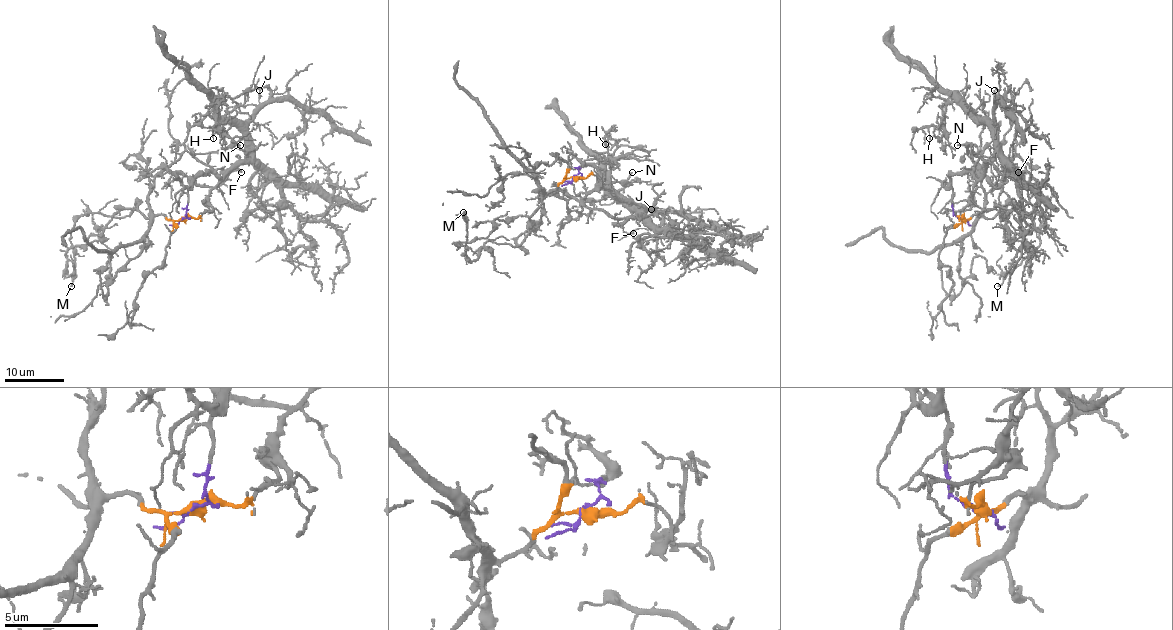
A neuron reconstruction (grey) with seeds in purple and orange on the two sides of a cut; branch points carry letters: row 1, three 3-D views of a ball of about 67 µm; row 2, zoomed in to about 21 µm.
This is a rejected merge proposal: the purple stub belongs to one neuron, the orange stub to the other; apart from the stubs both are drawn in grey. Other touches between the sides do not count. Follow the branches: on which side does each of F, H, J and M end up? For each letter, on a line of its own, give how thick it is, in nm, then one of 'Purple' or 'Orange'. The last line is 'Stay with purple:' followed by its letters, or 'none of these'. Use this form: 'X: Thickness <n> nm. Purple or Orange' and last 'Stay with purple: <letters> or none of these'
F: Thickness 150 nm. Purple
H: Thickness 90 nm. Purple
J: Thickness 120 nm. Purple
M: Thickness 120 nm. Orange
Stay with purple: F, H, J

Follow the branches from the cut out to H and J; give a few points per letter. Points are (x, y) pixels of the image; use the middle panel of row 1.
H: (574, 176), (579, 167), (591, 164), (619, 199), (638, 202), (643, 211), (635, 211), (611, 187), (605, 144)
J: (574, 176), (579, 167), (591, 164), (619, 199), (652, 209)

